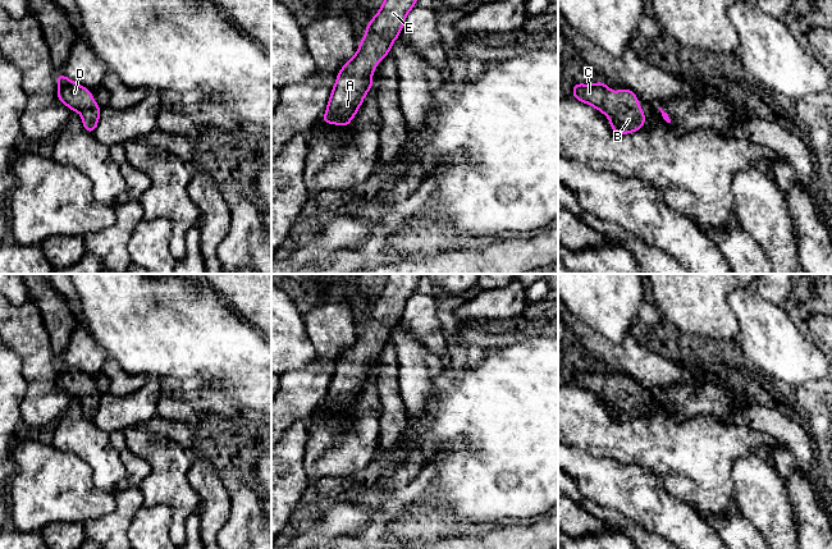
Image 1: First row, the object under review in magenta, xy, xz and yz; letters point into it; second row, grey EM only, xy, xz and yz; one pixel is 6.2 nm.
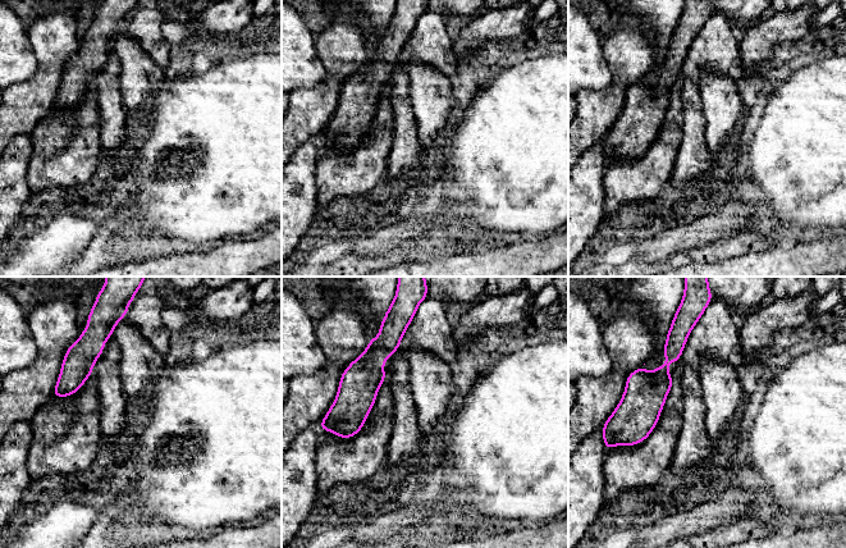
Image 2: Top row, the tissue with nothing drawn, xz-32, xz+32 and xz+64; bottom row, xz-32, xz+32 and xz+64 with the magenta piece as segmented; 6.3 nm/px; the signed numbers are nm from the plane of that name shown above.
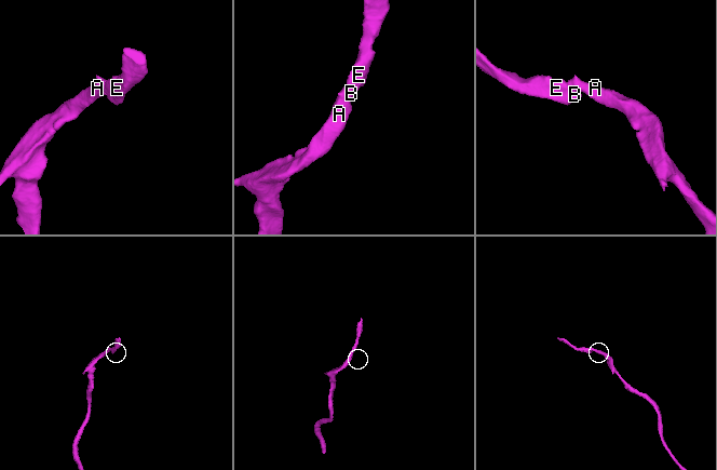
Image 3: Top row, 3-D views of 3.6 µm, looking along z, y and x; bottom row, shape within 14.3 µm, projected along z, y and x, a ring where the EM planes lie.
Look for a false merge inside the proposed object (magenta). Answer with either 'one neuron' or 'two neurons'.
one neuron

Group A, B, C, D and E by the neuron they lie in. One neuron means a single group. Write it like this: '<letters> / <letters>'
A B C D E

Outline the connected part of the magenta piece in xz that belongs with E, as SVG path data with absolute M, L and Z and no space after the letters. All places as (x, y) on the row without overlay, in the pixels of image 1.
M388 274L381 294L369 307L357 339L339 357L324 403L324 411L348 413L372 375L376 352L390 339L406 303L416 292L420 274Z

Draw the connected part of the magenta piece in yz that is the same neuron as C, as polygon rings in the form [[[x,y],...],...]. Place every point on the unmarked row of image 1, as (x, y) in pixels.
[[[575,369],[572,384],[602,398],[617,421],[628,421],[644,415],[644,395],[639,393],[637,381],[628,375],[620,375],[613,380],[604,369]]]

